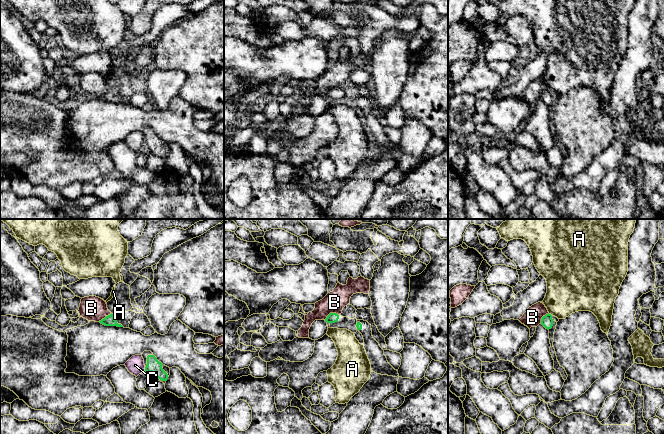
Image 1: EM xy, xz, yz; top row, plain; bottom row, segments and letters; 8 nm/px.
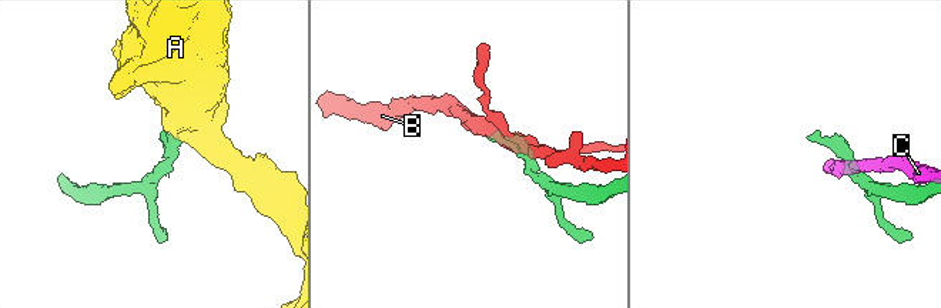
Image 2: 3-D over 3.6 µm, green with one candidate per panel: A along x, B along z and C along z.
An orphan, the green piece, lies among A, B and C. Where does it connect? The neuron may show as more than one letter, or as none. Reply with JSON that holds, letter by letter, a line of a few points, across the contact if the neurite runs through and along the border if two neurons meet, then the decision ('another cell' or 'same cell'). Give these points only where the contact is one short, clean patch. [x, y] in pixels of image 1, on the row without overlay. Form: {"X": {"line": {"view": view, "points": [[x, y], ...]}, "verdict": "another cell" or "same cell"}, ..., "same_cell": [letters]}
{"A": {"line": {"view": "yz", "points": [[548, 89], [552, 91]]}, "verdict": "another cell"}, "B": {"line": {"view": "xy", "points": [[115, 94], [112, 90], [108, 90], [98, 97]]}, "verdict": "another cell"}, "C": {"line": {"view": "xy", "points": [[144, 143], [145, 146]]}, "verdict": "another cell"}, "same_cell": []}

